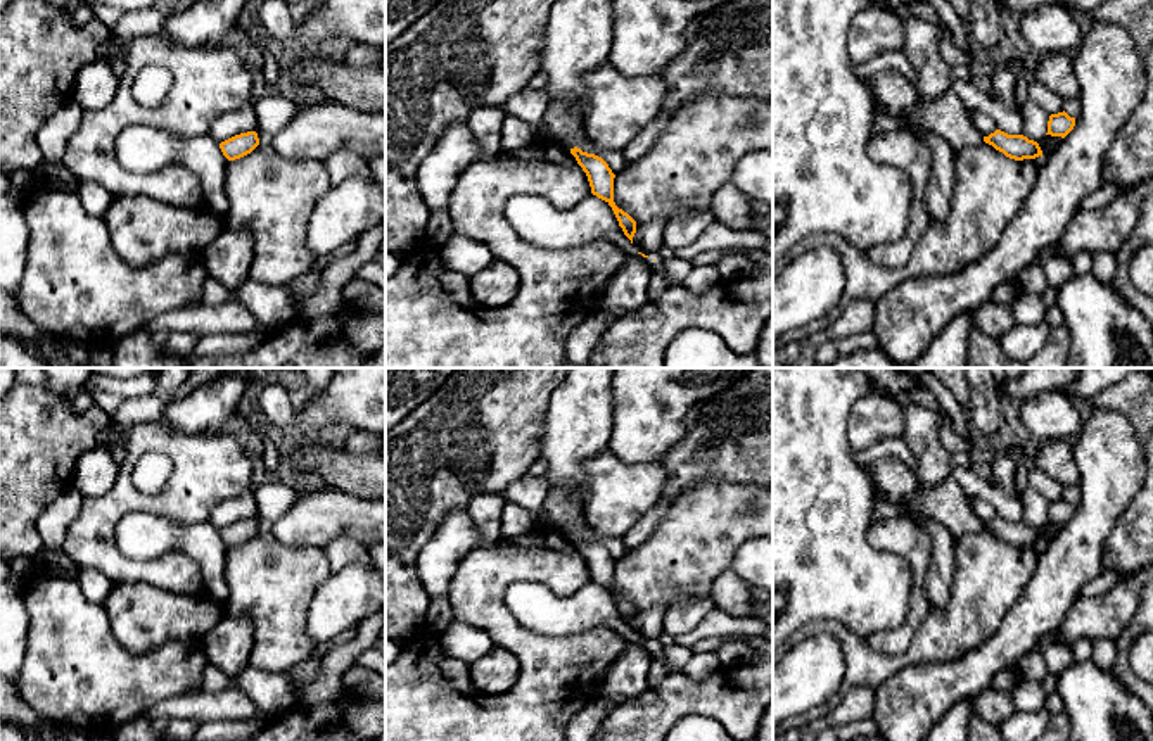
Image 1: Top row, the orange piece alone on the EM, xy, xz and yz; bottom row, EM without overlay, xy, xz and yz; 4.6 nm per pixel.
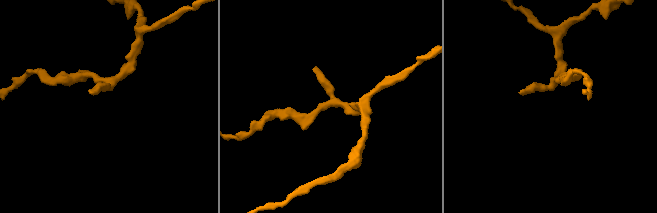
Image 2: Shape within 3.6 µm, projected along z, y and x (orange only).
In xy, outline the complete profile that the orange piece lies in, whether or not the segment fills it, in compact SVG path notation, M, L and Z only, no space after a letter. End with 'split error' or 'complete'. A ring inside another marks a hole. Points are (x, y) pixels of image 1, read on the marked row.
M247 131L221 142L220 149L228 161L235 161L251 154L258 145L259 145L258 133Z; complete

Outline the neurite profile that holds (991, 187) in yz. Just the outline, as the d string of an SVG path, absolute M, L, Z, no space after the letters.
M985 142L954 152L956 188L949 216L944 221L930 216L927 231L901 268L873 263L835 233L807 235L776 261L776 268L781 271L811 249L835 250L845 271L842 309L864 297L875 302L909 278L959 273L999 244L1037 181L1039 166L1035 159L1010 159Z

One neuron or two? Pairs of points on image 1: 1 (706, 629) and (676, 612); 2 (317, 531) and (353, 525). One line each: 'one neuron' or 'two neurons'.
1: two neurons
2: one neuron

